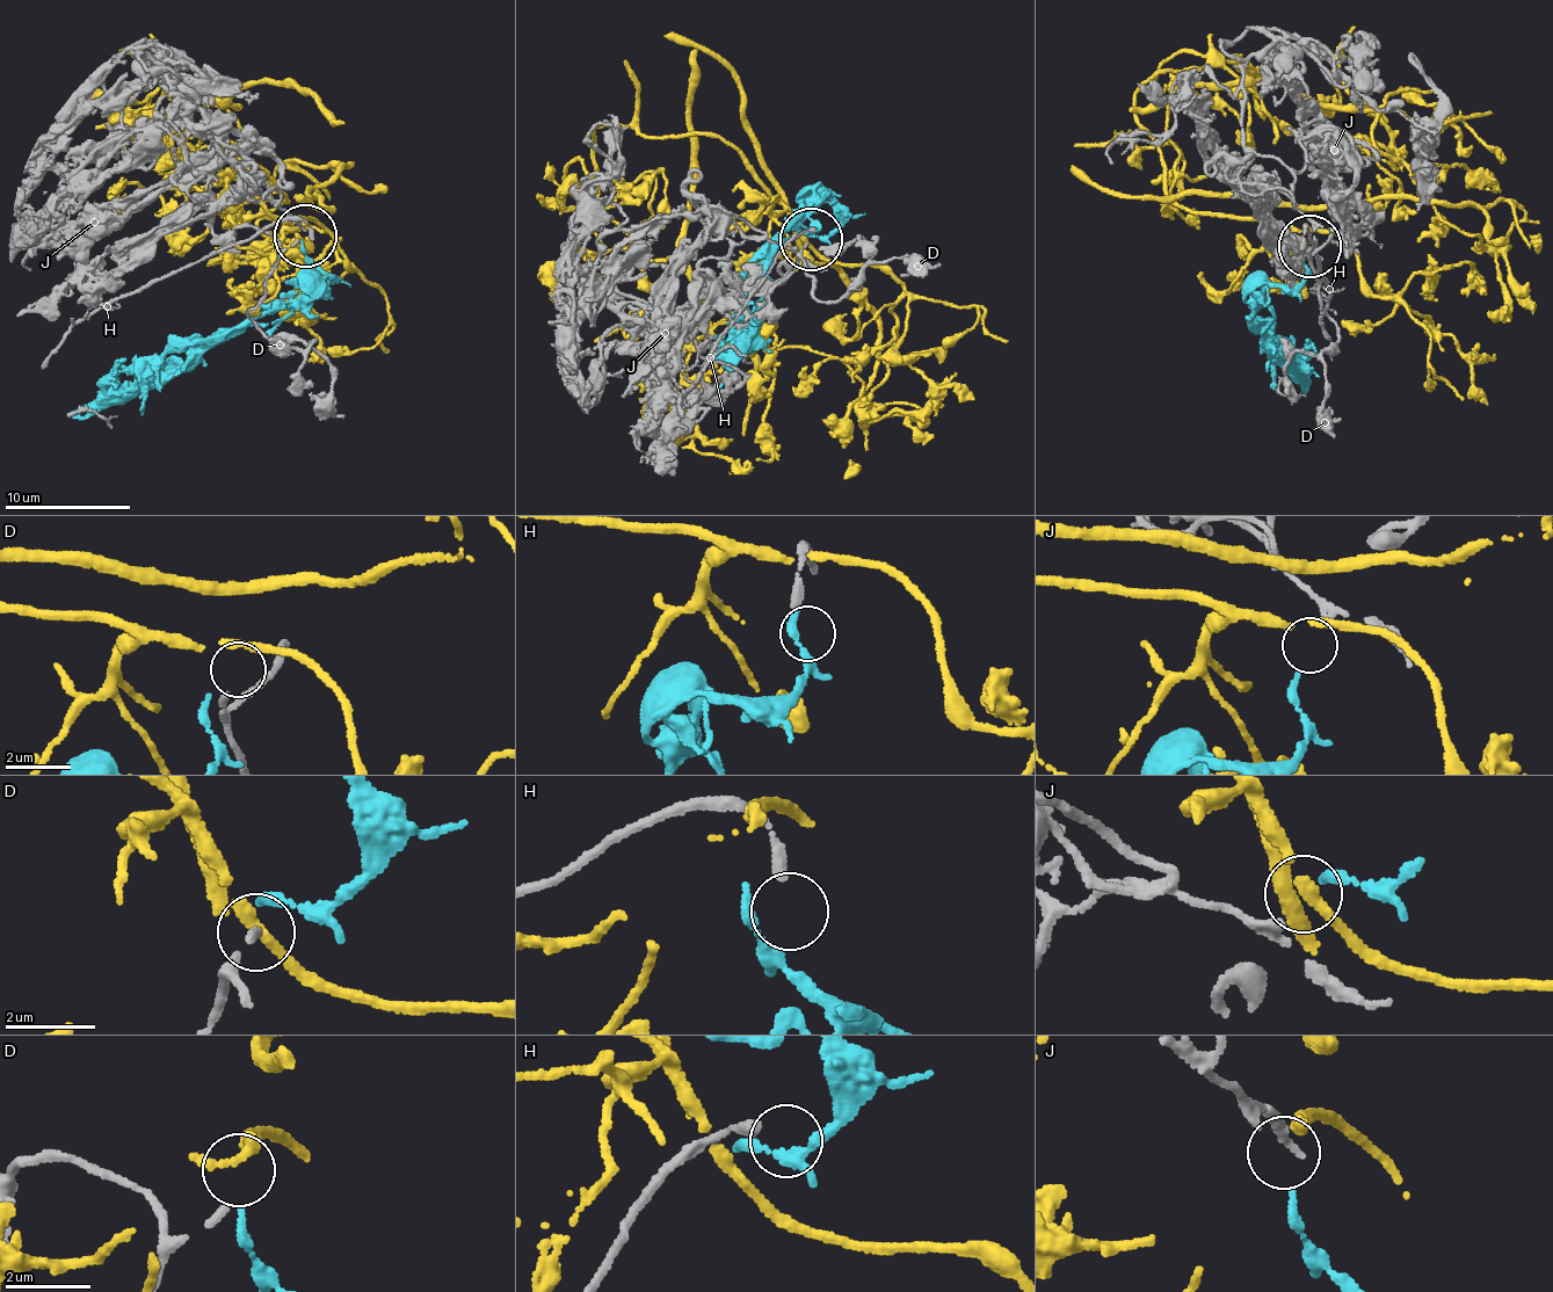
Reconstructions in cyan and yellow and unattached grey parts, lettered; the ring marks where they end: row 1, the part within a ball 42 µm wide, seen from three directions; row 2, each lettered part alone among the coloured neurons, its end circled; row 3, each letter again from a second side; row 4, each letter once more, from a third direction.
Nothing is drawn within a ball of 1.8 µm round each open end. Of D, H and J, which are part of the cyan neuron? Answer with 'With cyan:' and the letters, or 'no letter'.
With cyan: J

